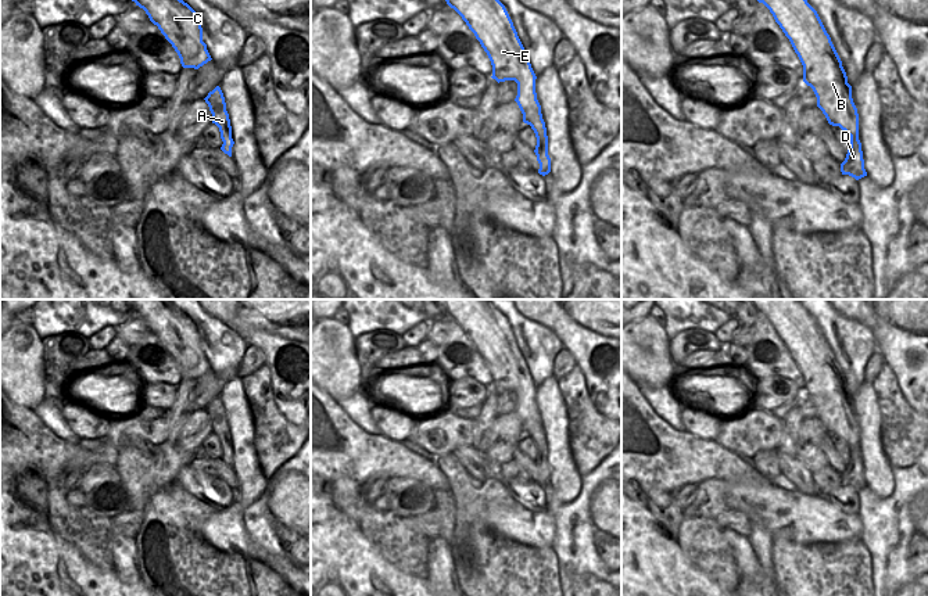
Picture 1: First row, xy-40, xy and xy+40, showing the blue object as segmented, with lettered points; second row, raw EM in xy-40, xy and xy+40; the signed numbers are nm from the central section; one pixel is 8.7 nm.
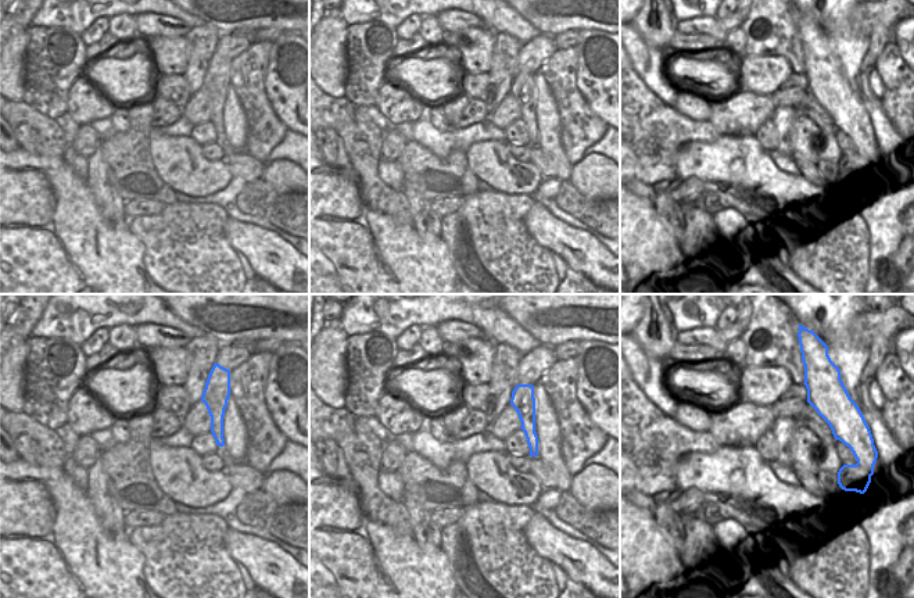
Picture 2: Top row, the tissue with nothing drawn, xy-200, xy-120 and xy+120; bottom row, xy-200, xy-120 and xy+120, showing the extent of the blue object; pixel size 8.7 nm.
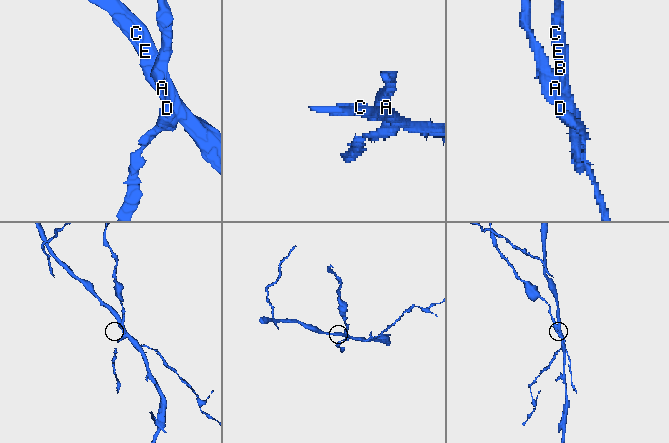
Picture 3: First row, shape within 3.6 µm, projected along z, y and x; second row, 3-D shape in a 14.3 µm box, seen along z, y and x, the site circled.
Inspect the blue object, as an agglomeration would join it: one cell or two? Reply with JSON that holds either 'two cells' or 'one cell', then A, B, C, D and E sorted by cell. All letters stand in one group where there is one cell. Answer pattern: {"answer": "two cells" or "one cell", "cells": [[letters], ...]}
{"answer": "two cells", "cells": [["A", "D"], ["B", "C", "E"]]}

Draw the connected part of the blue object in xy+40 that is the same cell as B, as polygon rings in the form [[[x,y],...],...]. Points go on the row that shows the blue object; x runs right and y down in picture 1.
[[[757,0],[773,14],[803,65],[803,82],[817,97],[817,107],[832,126],[839,126],[849,136],[859,136],[859,114],[852,98],[852,86],[848,83],[842,61],[827,33],[817,11],[807,0]]]

